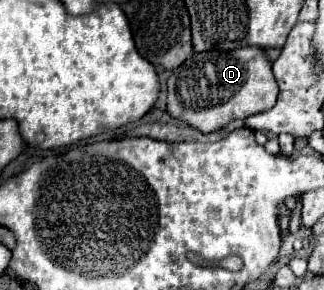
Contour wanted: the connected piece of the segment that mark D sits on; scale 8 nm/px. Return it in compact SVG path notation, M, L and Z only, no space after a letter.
M243 47L229 53L193 53L169 77L167 89L169 115L189 123L191 127L197 127L203 133L217 131L233 119L247 119L253 113L271 109L279 93L267 53L259 47Z

